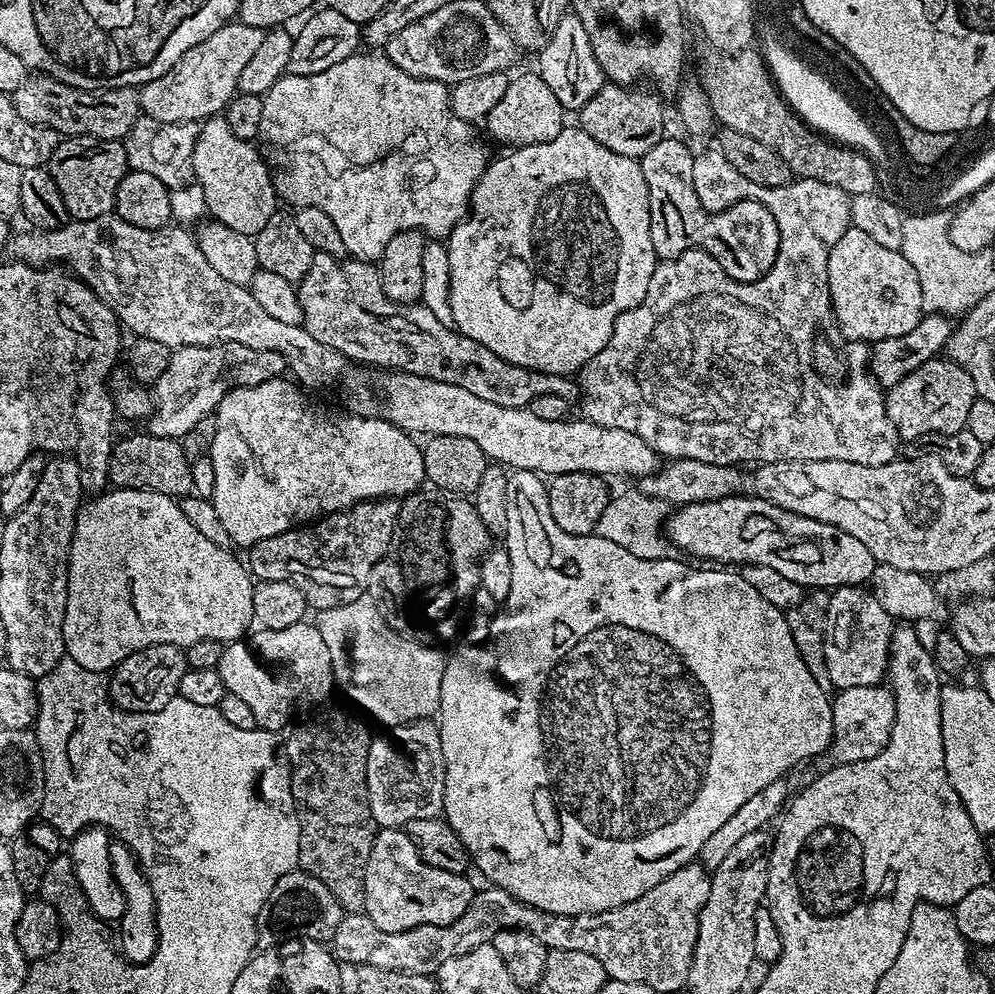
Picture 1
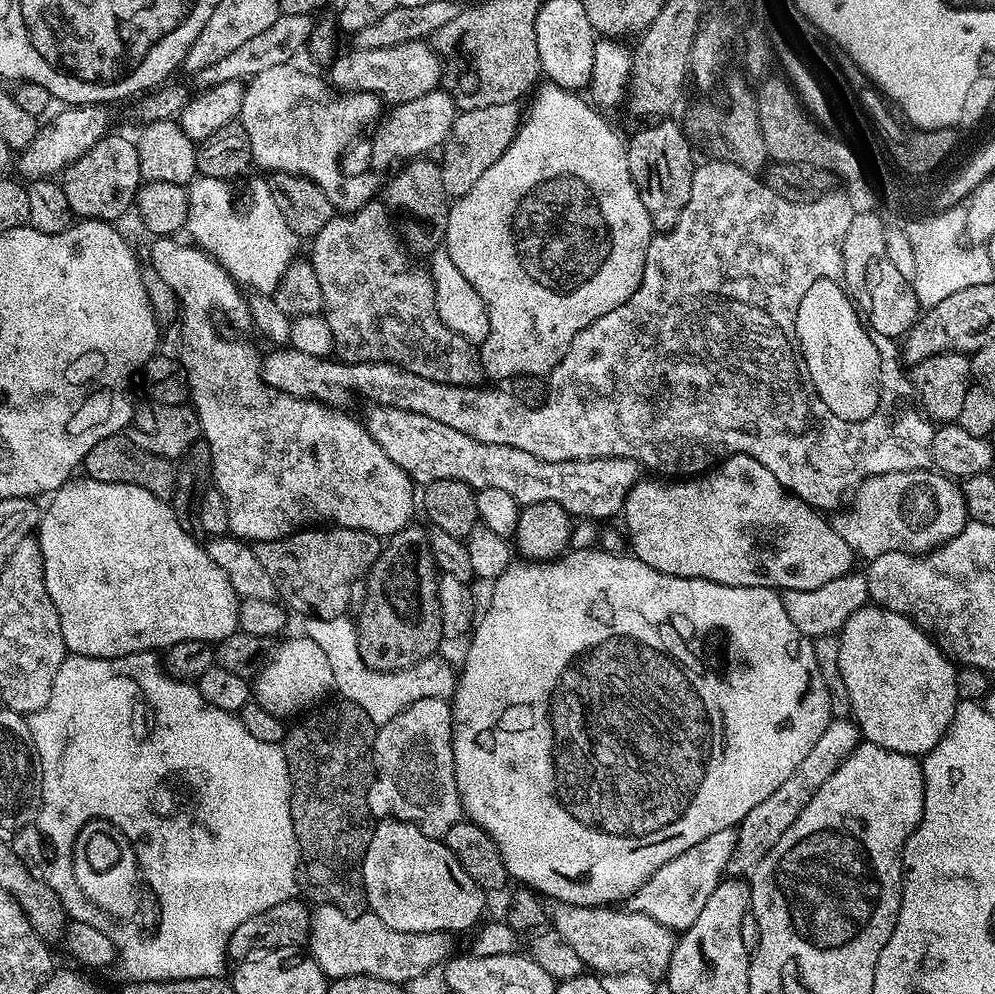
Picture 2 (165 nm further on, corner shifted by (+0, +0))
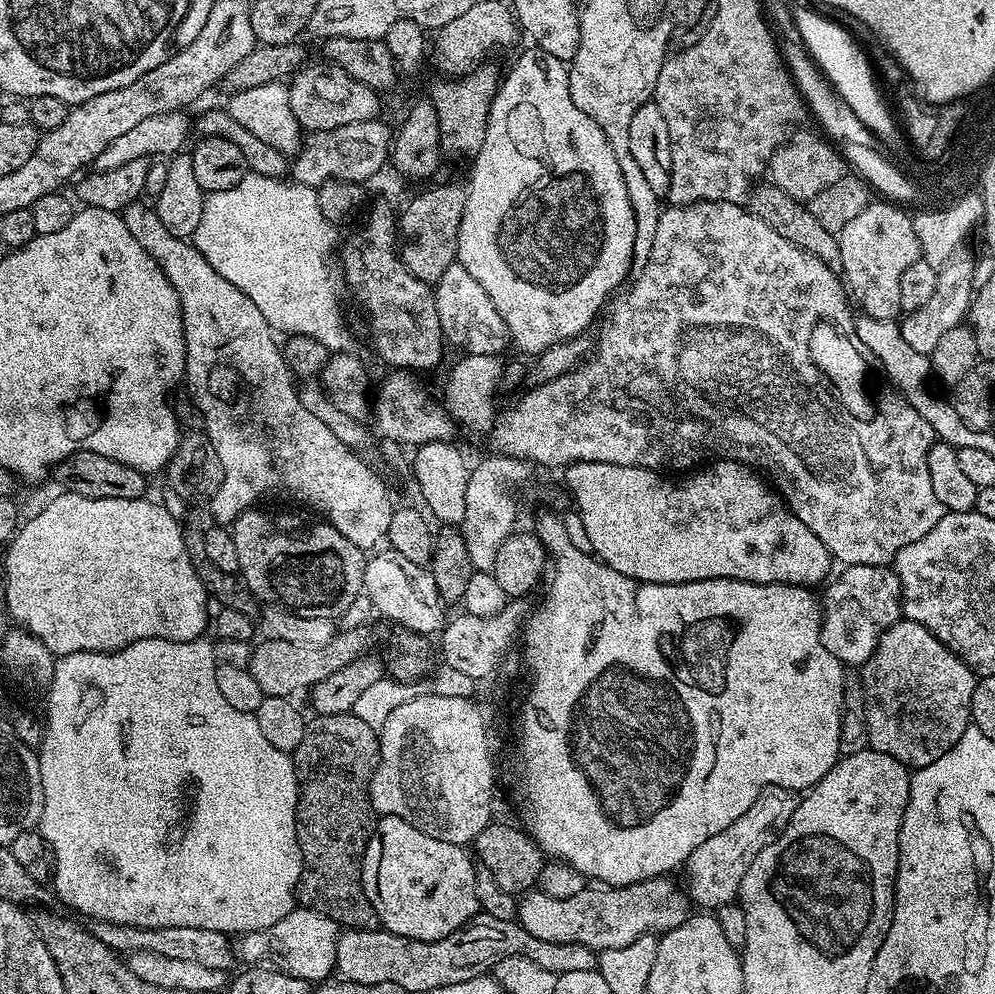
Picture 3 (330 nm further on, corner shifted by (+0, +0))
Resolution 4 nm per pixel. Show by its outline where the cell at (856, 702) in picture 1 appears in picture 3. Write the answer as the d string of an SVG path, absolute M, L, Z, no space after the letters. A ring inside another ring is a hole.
M767 788L738 818L730 822L726 830L714 834L714 838L706 838L702 846L698 846L690 854L686 865L688 884L686 891L693 905L701 904L701 909L715 910L723 904L733 903L739 897L742 878L746 878L746 870L750 870L750 862L758 858L766 846L770 846L784 832L790 822L798 803L797 793L789 788Z

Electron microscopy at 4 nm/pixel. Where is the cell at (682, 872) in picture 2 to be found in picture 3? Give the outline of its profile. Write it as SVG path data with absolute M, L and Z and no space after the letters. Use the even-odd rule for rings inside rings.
M651 876L649 880L627 884L624 888L585 886L582 894L574 894L574 898L550 898L550 894L539 890L525 892L516 905L515 919L527 932L534 934L534 938L542 938L542 942L578 942L599 954L618 946L628 946L639 936L666 933L687 920L689 915L690 897L687 891L681 885L679 888L668 876Z

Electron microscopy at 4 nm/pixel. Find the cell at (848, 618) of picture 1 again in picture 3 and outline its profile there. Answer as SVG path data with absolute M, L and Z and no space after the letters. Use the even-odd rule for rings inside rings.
M901 618L881 634L874 654L870 654L862 666L862 679L868 747L875 752L890 754L890 758L902 762L909 770L930 766L930 762L942 758L942 754L946 754L946 750L950 750L950 746L954 746L970 726L977 675L918 622Z

